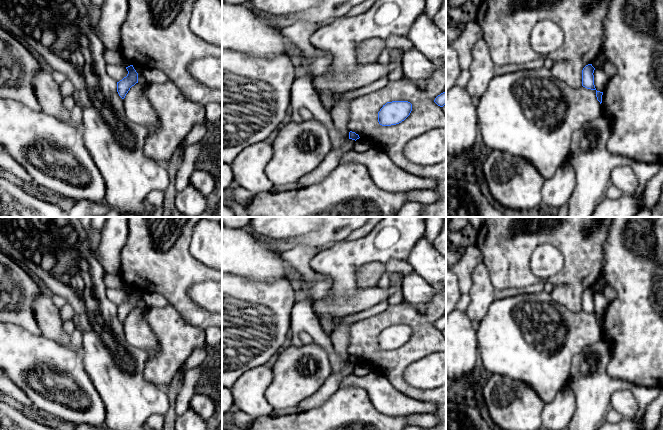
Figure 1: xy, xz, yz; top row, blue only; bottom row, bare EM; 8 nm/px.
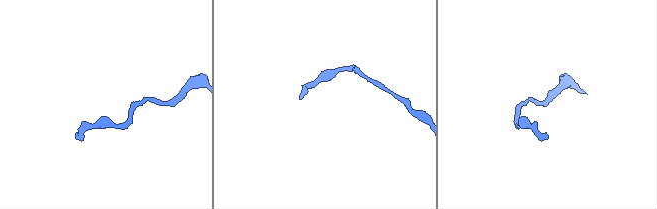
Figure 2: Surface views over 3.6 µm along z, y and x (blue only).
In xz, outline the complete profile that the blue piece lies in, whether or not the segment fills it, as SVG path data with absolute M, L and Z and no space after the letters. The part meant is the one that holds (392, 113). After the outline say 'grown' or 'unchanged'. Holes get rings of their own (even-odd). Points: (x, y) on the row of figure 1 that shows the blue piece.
M408 101L387 102L378 112L378 122L382 126L396 125L404 121L412 111Z; unchanged

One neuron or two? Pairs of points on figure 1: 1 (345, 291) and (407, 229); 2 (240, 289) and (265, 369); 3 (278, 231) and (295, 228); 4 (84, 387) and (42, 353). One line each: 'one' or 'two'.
1: one
2: two
3: one
4: one

